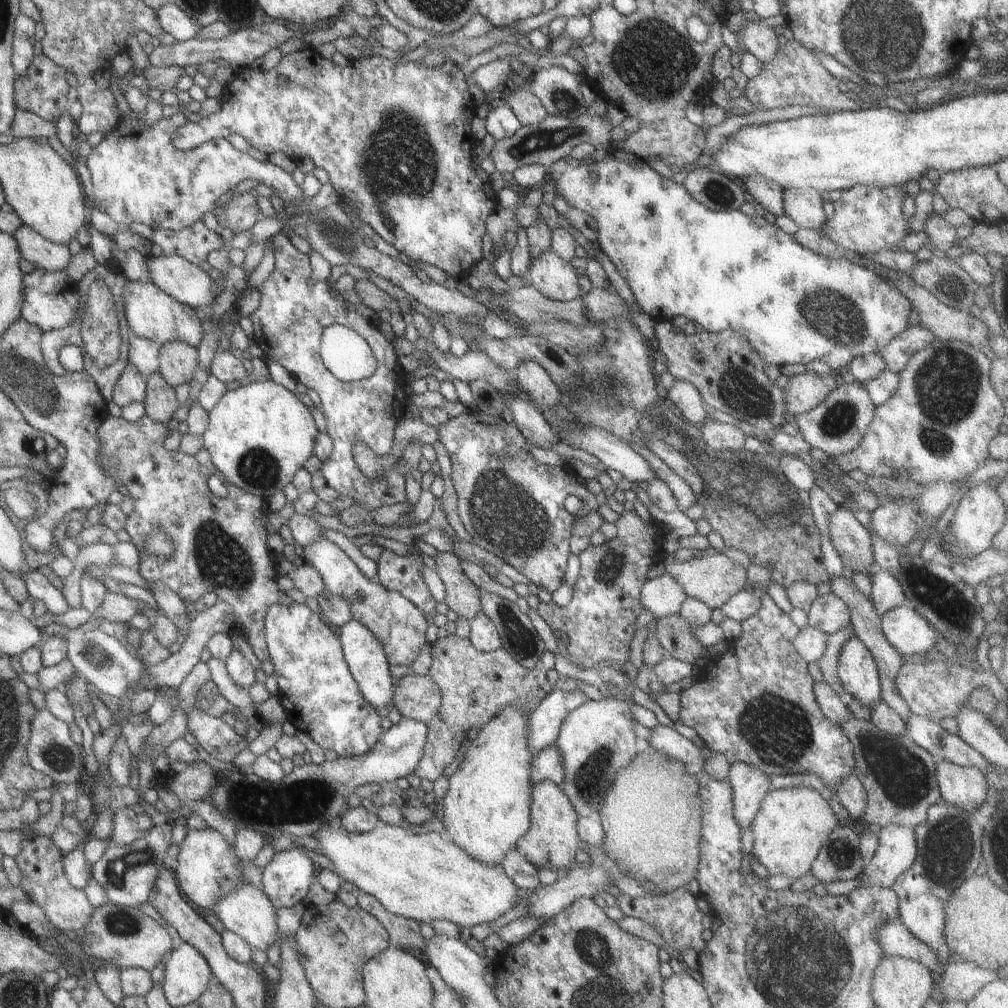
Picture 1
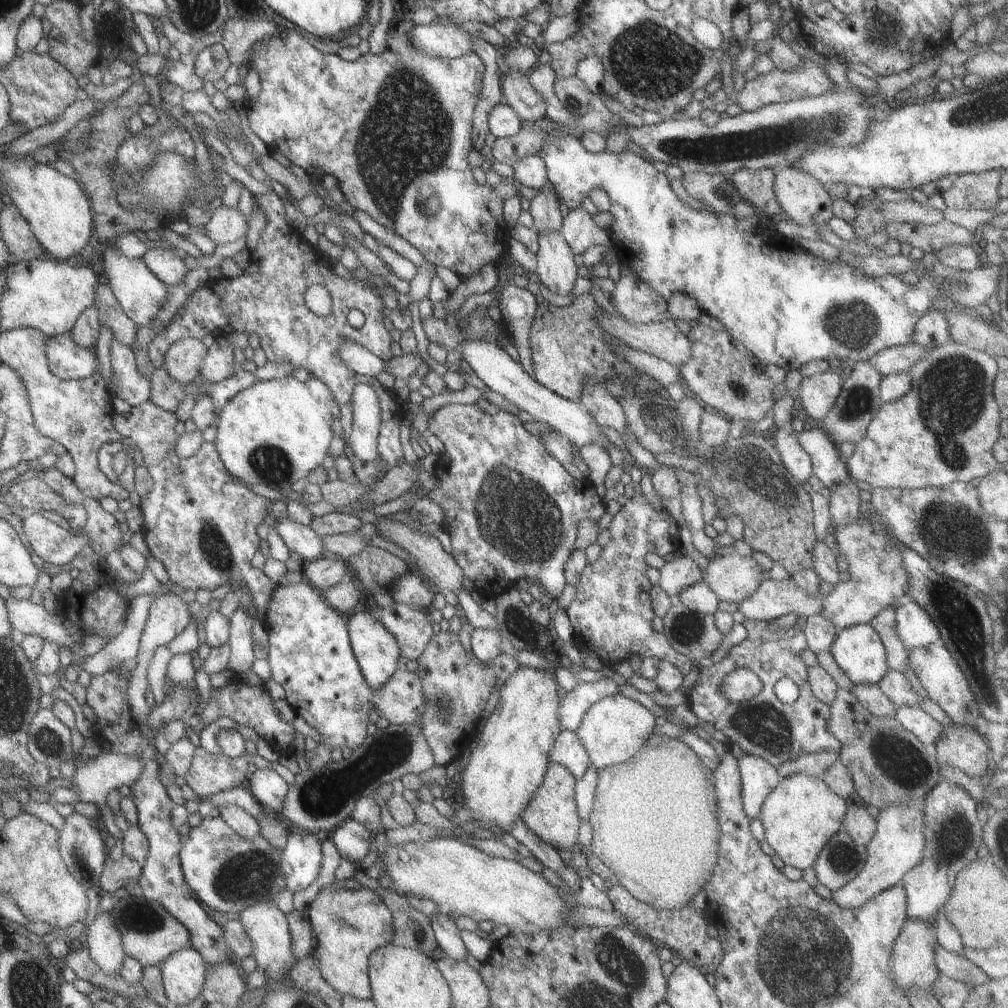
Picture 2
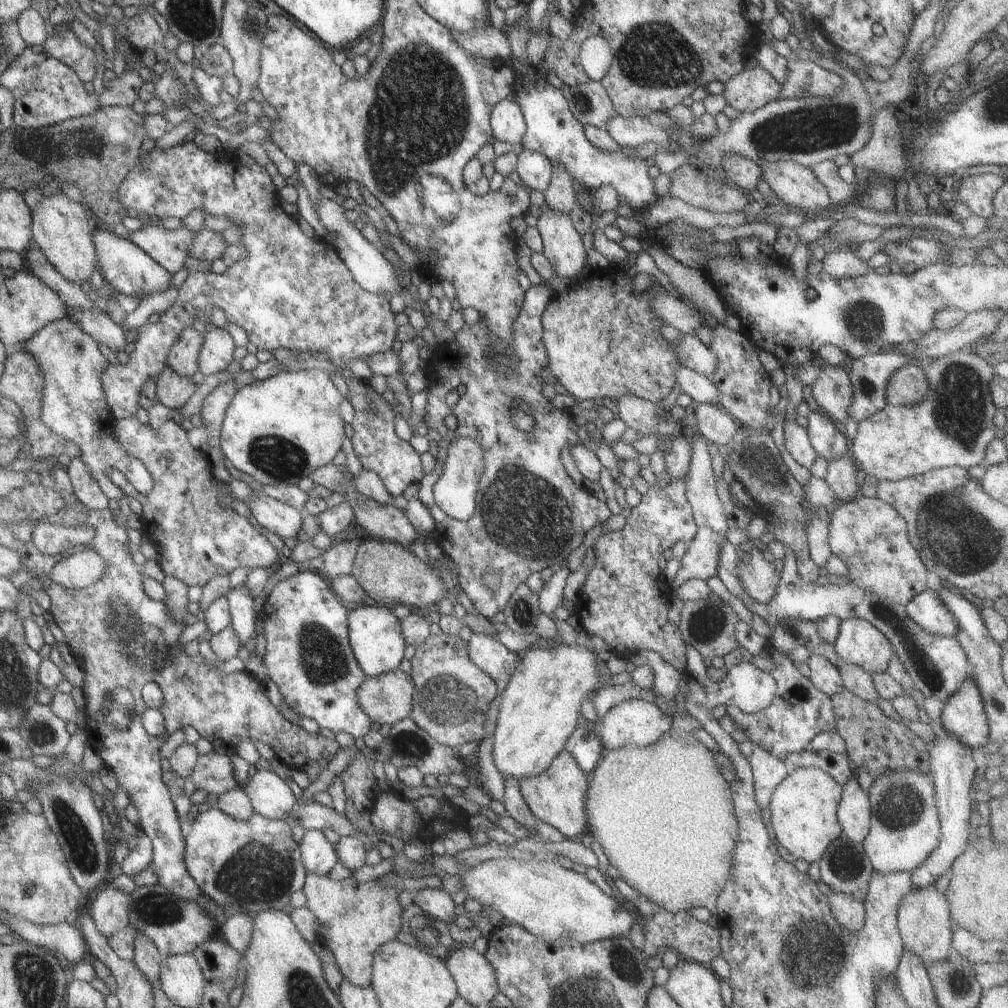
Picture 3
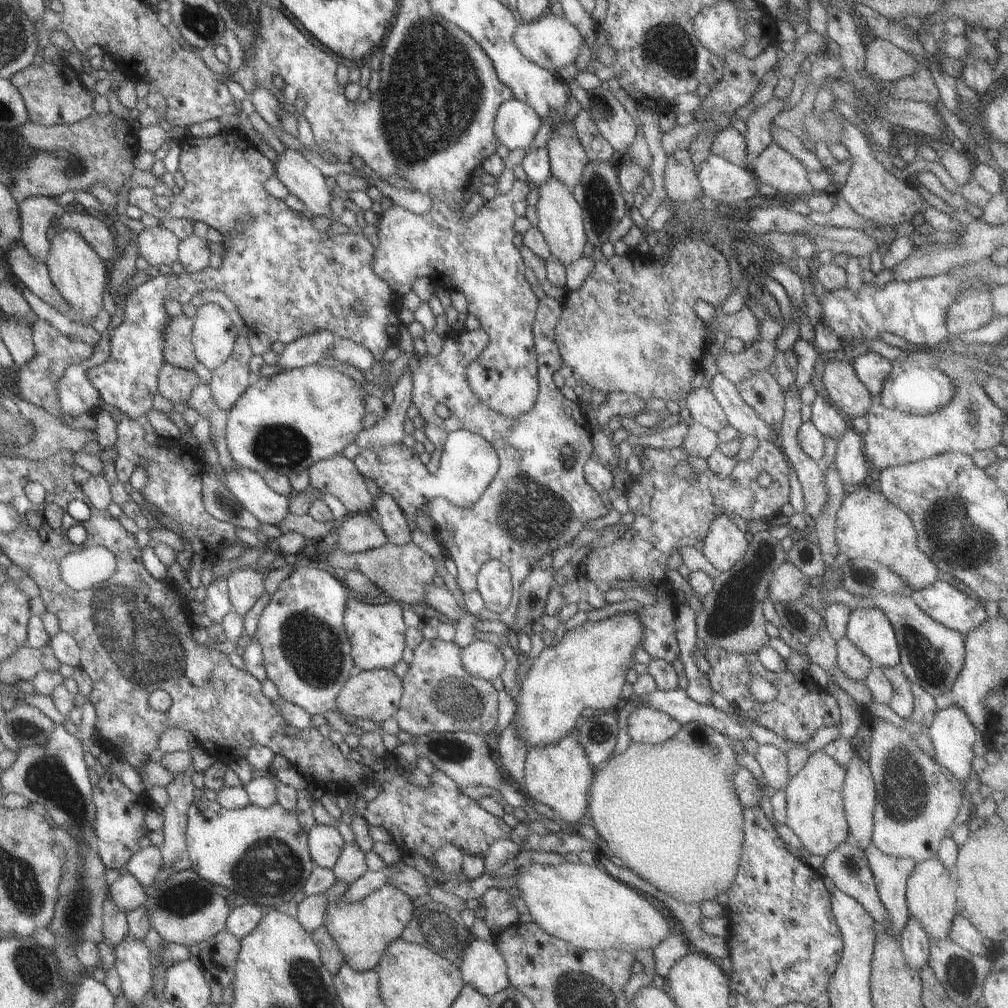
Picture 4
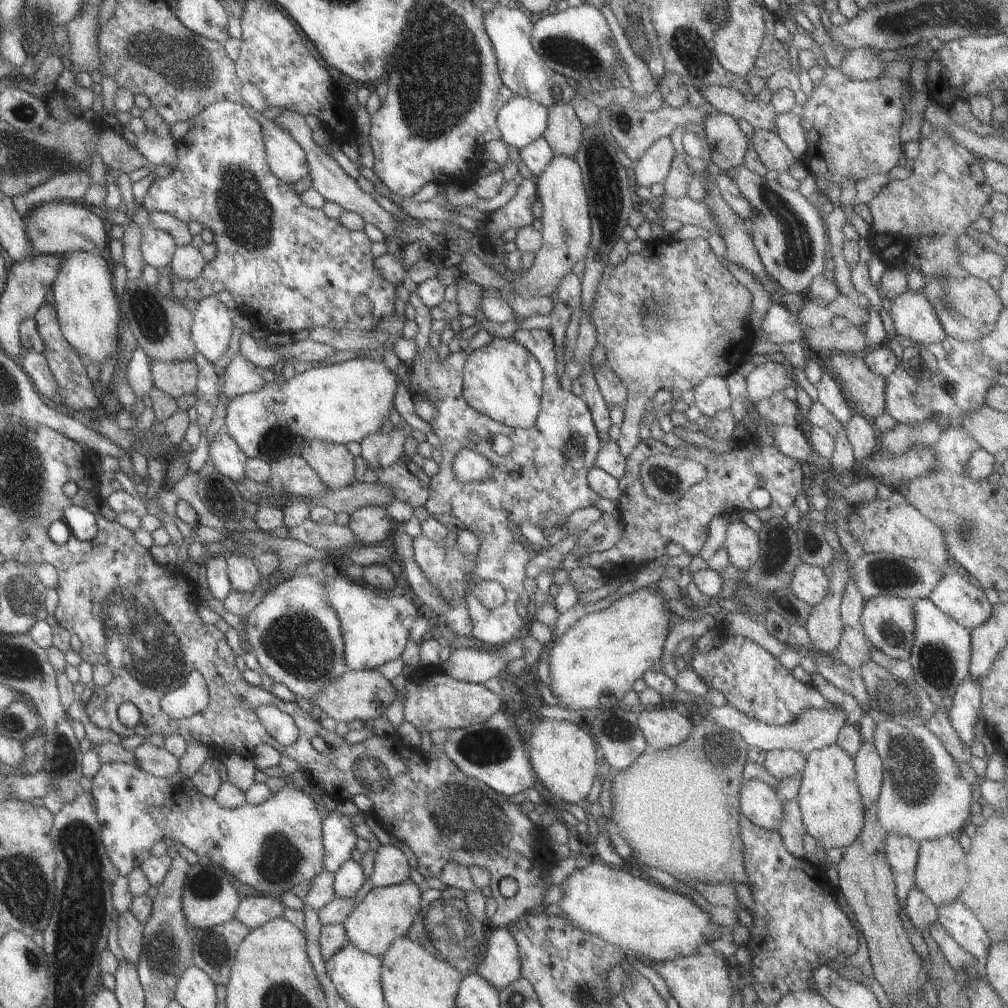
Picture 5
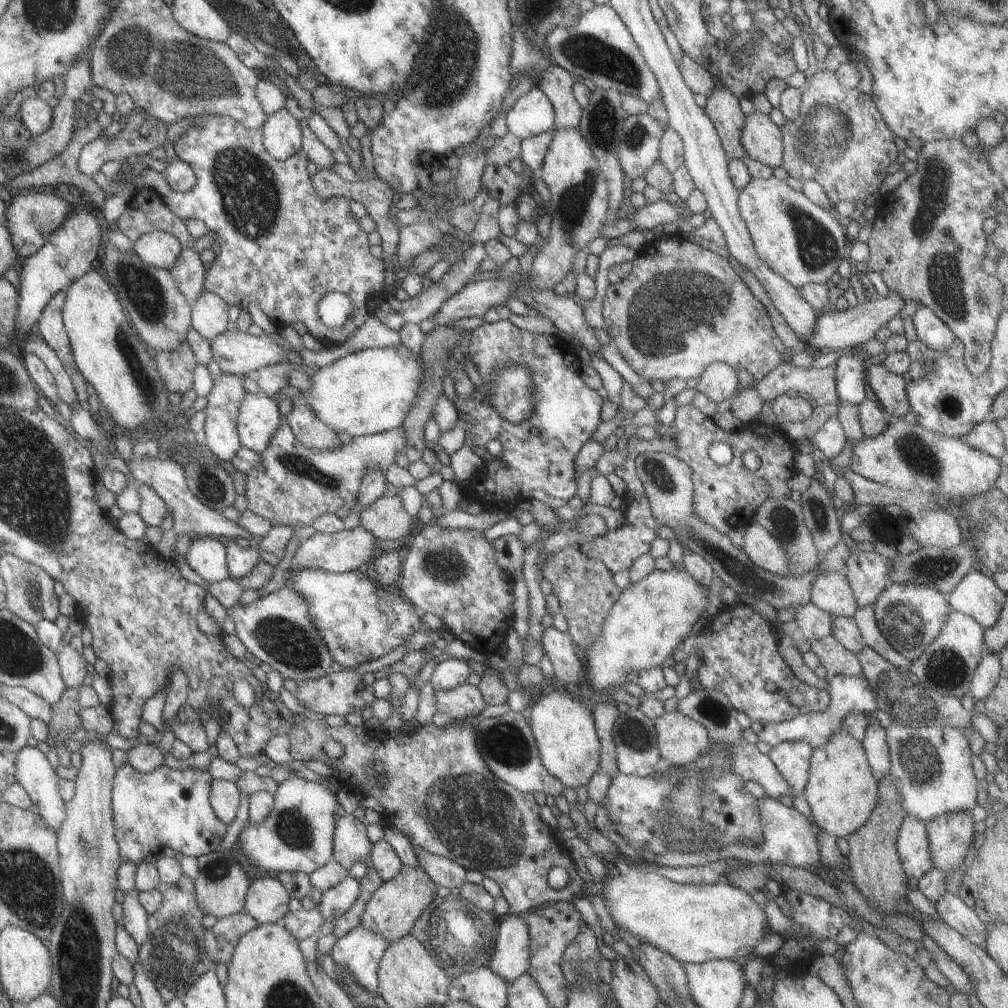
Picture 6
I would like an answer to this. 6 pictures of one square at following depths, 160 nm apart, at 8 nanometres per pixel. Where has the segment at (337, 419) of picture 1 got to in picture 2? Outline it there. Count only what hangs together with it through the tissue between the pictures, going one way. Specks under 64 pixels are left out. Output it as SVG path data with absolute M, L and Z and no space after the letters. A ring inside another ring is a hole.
M268 190L265 194L253 195L252 206L257 211L262 211L264 214L266 223L261 229L258 241L251 249L251 259L247 264L247 267L242 270L238 276L233 278L227 278L220 276L217 280L213 280L213 293L209 286L198 286L196 290L193 290L191 294L186 298L184 307L180 310L180 314L177 313L176 317L165 326L147 343L146 351L149 360L152 362L154 368L162 366L164 352L167 347L181 337L193 337L197 339L202 338L207 333L211 333L213 329L224 331L238 330L245 335L255 334L259 338L259 348L264 352L264 356L267 361L271 362L284 362L291 363L293 368L303 368L307 370L313 378L319 379L323 384L326 384L331 394L333 395L333 404L339 406L339 422L342 428L341 440L344 442L343 456L349 460L354 470L355 478L361 485L374 485L379 482L382 477L382 473L386 473L390 468L397 466L403 462L403 451L399 444L399 424L403 419L405 411L395 404L397 396L393 393L393 390L383 387L375 377L368 377L355 374L351 372L338 357L336 349L338 343L342 339L346 339L351 343L361 345L364 349L370 351L371 354L377 355L382 361L386 361L391 358L391 352L389 351L389 342L392 340L389 337L389 331L385 329L385 326L381 323L383 320L383 312L381 311L383 303L377 294L372 290L369 290L361 281L355 278L345 279L335 275L328 263L328 257L322 254L319 250L310 246L305 239L303 239L301 233L285 221L285 213L283 211L283 205L281 205L281 199L278 197L275 191ZM318 284L327 289L327 292L331 297L331 312L327 316L319 316L313 314L304 303L303 294L309 288L309 286ZM349 310L359 310L362 312L365 320L360 328L353 328L347 323L346 316ZM356 384L366 384L370 386L377 394L379 399L380 424L376 437L377 456L374 461L361 460L357 458L351 451L348 445L347 437L350 432L350 424L352 421L352 406L351 395L352 390Z

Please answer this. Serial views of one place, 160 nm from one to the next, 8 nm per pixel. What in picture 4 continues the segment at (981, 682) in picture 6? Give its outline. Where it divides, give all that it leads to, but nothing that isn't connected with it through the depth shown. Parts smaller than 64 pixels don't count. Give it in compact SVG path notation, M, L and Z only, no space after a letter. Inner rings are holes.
M951 703L947 708L937 709L932 716L931 724L926 728L925 734L928 736L929 742L932 744L933 760L947 769L958 781L963 784L965 780L972 776L970 770L971 758L974 754L971 746L975 742L977 731L971 724L971 721L964 715L963 711L955 704Z

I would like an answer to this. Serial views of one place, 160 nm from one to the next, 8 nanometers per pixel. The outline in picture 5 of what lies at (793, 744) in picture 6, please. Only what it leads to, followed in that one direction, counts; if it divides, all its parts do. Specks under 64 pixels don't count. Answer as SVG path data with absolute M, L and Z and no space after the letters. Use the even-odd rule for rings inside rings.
M771 749L766 751L762 766L777 781L786 780L799 773L806 755L793 749Z

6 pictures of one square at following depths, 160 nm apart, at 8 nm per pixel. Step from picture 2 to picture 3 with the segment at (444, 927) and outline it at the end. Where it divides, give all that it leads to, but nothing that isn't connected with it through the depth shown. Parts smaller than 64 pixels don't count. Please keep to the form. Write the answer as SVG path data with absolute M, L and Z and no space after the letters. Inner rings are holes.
M440 887L437 889L431 888L421 888L413 893L413 902L427 915L440 921L445 921L448 926L449 921L455 918L453 914L453 901L447 893L443 891Z

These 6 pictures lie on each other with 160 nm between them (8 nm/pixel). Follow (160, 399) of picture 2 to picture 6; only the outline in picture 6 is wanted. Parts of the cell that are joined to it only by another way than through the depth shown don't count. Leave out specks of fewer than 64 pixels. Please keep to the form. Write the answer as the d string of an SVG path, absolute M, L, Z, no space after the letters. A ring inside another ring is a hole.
M181 341L173 350L152 354L159 376L170 392L183 394L192 388L192 372L196 360L186 341Z

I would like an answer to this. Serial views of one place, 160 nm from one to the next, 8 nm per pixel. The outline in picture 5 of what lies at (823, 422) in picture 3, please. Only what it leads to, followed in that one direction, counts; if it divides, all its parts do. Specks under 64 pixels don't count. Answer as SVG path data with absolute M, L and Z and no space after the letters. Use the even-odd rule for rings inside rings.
M826 369L816 382L817 401L819 401L842 425L854 412L849 409L847 399L834 374Z

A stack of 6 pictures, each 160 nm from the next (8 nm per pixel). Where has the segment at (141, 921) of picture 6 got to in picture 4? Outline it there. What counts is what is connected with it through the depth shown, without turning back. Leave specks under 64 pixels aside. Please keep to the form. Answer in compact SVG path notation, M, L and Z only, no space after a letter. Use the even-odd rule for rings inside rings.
M125 935L114 946L114 964L120 978L120 992L132 1006L137 1006L152 984L153 967L142 940Z

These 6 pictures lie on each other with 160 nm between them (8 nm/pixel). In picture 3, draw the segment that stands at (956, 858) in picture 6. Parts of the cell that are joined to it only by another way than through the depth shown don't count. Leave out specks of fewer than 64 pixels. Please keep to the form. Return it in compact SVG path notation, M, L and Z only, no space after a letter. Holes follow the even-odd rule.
M933 885L911 889L899 903L896 927L902 940L902 950L913 953L925 965L948 958L953 924L949 918L949 905L945 895Z

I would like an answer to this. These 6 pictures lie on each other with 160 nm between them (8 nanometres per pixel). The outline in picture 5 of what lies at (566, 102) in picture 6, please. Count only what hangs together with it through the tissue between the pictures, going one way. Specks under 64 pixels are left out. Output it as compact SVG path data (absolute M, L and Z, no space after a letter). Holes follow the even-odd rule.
M555 99L547 108L547 126L542 137L554 155L573 158L582 139L582 124L570 103Z

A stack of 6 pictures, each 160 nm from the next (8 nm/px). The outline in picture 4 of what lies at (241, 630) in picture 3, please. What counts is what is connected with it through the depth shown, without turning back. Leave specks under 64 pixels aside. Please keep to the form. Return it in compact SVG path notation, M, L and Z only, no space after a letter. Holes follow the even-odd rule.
M252 566L231 570L226 576L230 608L244 616L263 594L264 577L264 574L256 572Z

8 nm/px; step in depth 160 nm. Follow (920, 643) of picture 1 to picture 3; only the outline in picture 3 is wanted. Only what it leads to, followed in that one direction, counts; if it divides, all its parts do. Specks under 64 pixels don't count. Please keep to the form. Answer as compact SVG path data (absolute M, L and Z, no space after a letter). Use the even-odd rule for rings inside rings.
M929 586L904 604L904 615L916 627L935 636L954 636L958 627L956 618Z

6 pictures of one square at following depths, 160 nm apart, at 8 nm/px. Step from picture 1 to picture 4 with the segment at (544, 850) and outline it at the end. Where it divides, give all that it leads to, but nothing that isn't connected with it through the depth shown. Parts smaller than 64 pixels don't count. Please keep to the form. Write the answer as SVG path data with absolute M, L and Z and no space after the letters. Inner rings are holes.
M563 735L554 745L527 749L521 792L528 801L549 806L558 816L557 823L575 824L586 816L586 800L590 780L594 775L593 769L583 747L571 735Z

